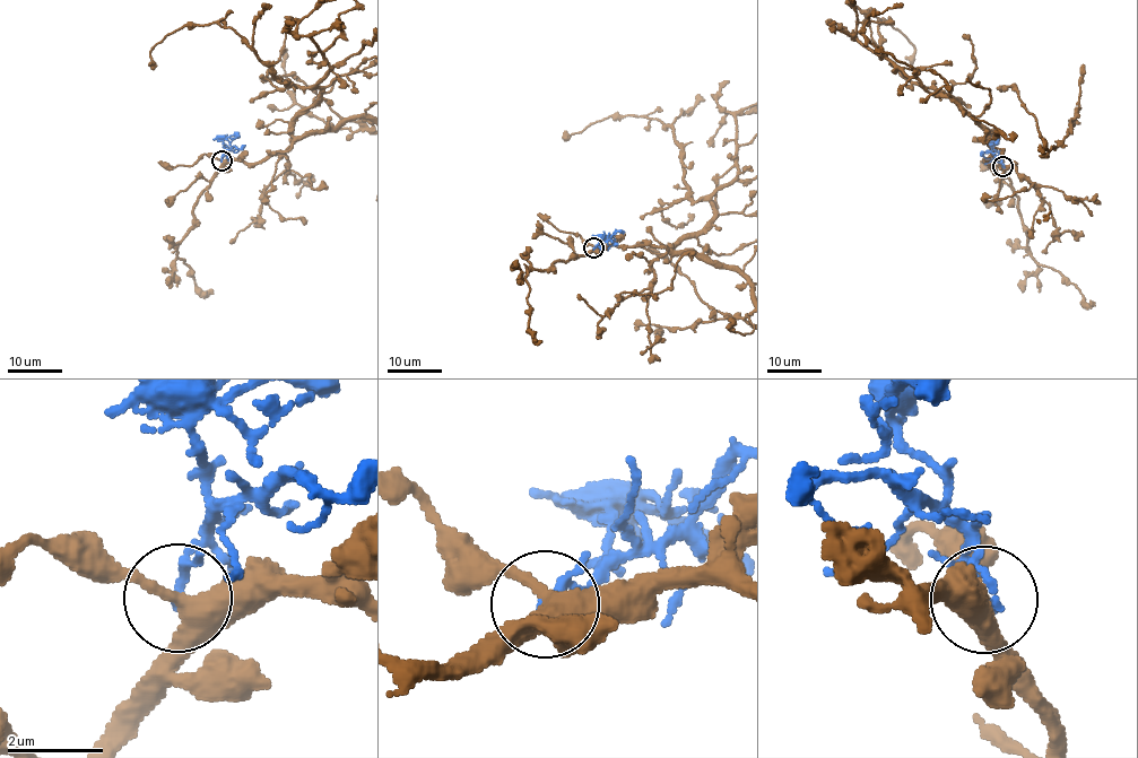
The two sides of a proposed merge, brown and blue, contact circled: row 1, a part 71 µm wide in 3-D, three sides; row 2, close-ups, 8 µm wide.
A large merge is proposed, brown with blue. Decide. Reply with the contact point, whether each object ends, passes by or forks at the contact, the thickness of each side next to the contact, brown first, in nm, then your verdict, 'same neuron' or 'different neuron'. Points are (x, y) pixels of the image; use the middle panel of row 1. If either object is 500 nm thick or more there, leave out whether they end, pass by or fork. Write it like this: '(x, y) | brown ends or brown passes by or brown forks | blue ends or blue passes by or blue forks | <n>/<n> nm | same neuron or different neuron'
(593, 247) | brown forks | blue passes by | 340/140 nm | different neuron

